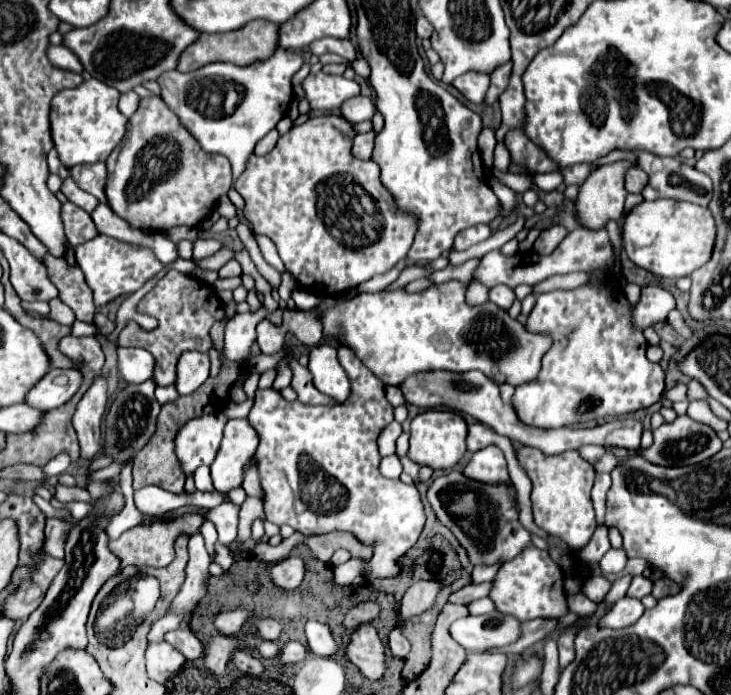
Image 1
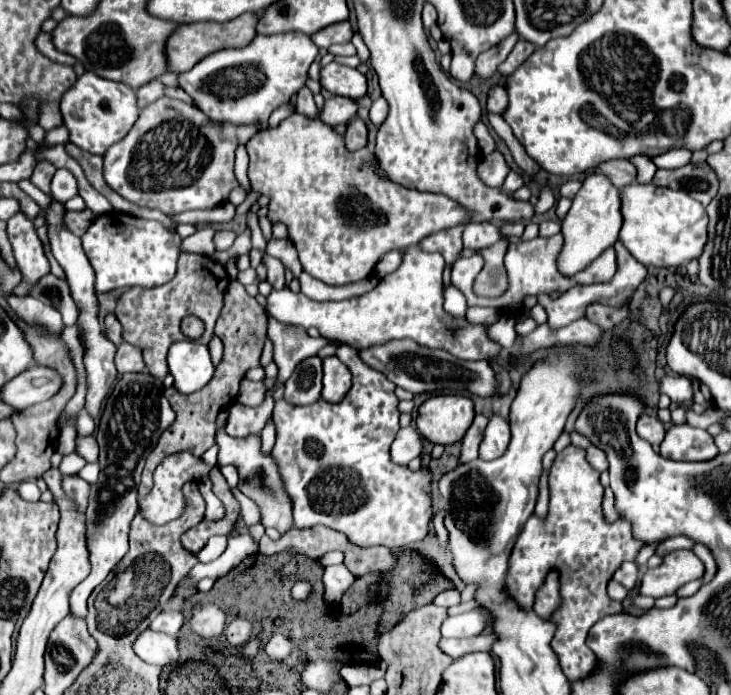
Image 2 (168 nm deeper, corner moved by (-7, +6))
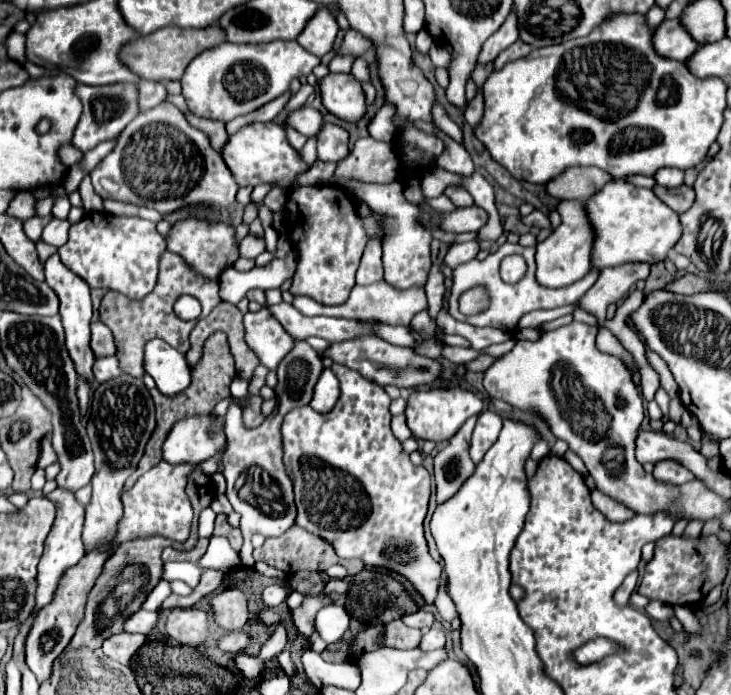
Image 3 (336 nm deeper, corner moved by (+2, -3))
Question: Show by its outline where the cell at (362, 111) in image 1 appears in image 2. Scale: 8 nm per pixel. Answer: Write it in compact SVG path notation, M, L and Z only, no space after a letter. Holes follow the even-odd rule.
M331 97L325 101L325 107L319 117L333 127L349 123L353 117L357 117L357 101L349 97Z

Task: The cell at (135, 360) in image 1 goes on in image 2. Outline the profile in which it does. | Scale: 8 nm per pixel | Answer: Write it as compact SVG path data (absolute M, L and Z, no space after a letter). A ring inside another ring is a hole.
M123 341L115 353L115 365L121 375L123 373L141 373L141 371L145 371L143 351L139 351L139 347L133 347L131 343Z

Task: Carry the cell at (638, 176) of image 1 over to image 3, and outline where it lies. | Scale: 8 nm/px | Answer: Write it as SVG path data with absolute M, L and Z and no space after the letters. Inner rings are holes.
M566 168L560 176L546 184L546 192L558 200L582 200L586 202L602 184L610 182L600 168Z

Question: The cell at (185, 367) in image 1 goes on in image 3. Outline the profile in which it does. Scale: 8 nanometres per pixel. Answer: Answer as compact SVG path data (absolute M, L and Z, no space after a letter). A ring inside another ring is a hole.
M162 338L146 342L144 370L154 378L158 390L166 396L174 396L190 384L190 366L186 356L166 344Z

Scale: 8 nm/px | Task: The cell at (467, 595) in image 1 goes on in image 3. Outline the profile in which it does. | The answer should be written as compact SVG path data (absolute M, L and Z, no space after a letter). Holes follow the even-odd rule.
M418 610L414 614L406 614L402 616L402 622L406 626L412 626L412 628L430 628L432 622L434 622L434 614L432 612L426 612L426 610Z

